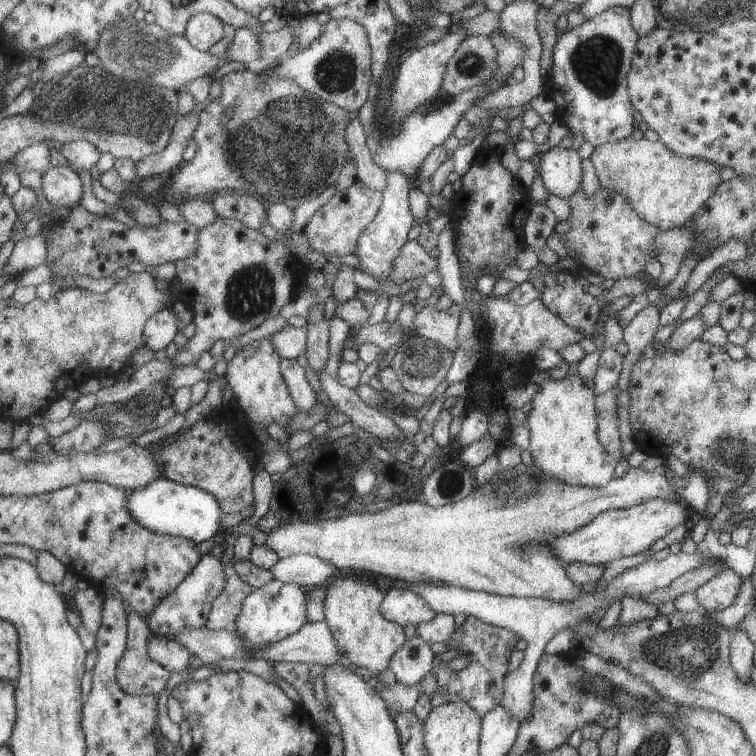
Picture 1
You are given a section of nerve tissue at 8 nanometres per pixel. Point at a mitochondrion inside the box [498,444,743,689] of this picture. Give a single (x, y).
(690, 651)

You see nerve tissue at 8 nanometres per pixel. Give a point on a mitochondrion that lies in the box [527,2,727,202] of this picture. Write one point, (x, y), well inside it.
(597, 63)

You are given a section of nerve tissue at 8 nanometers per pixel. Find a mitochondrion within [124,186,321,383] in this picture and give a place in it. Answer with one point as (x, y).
(250, 294)

